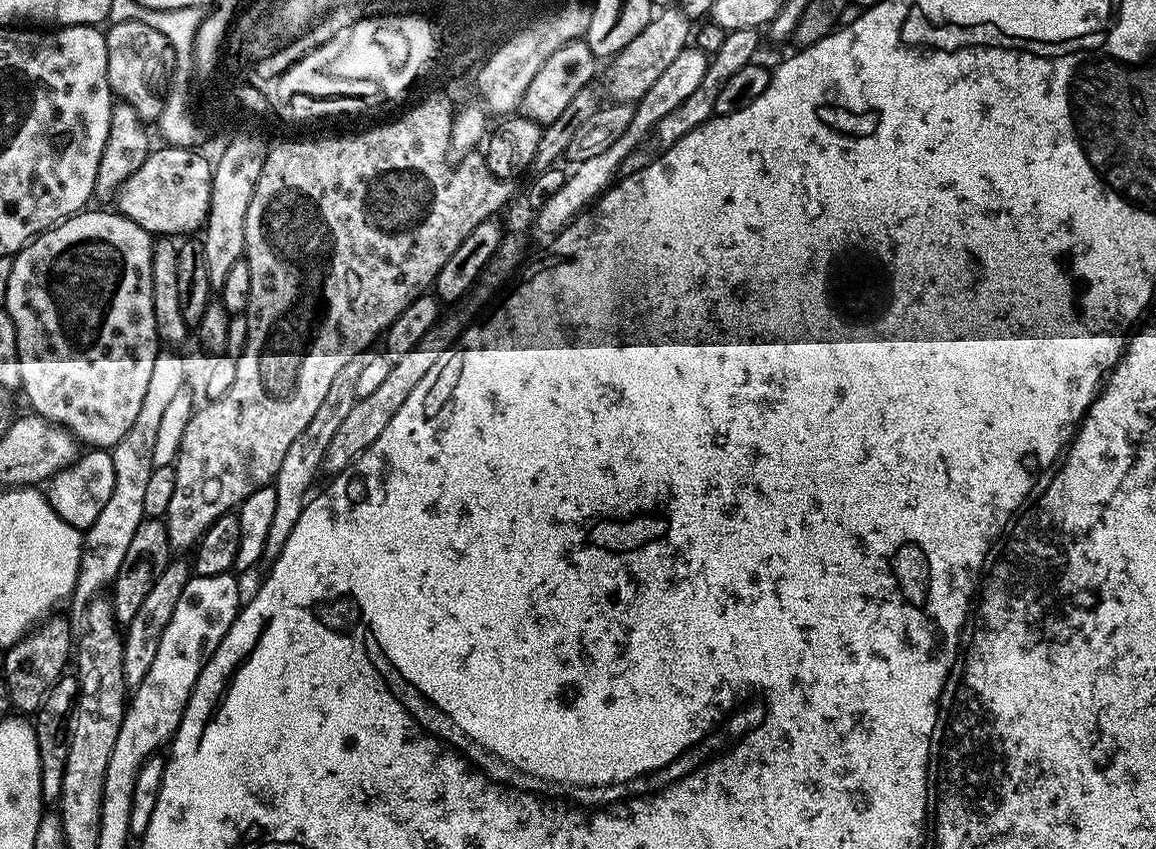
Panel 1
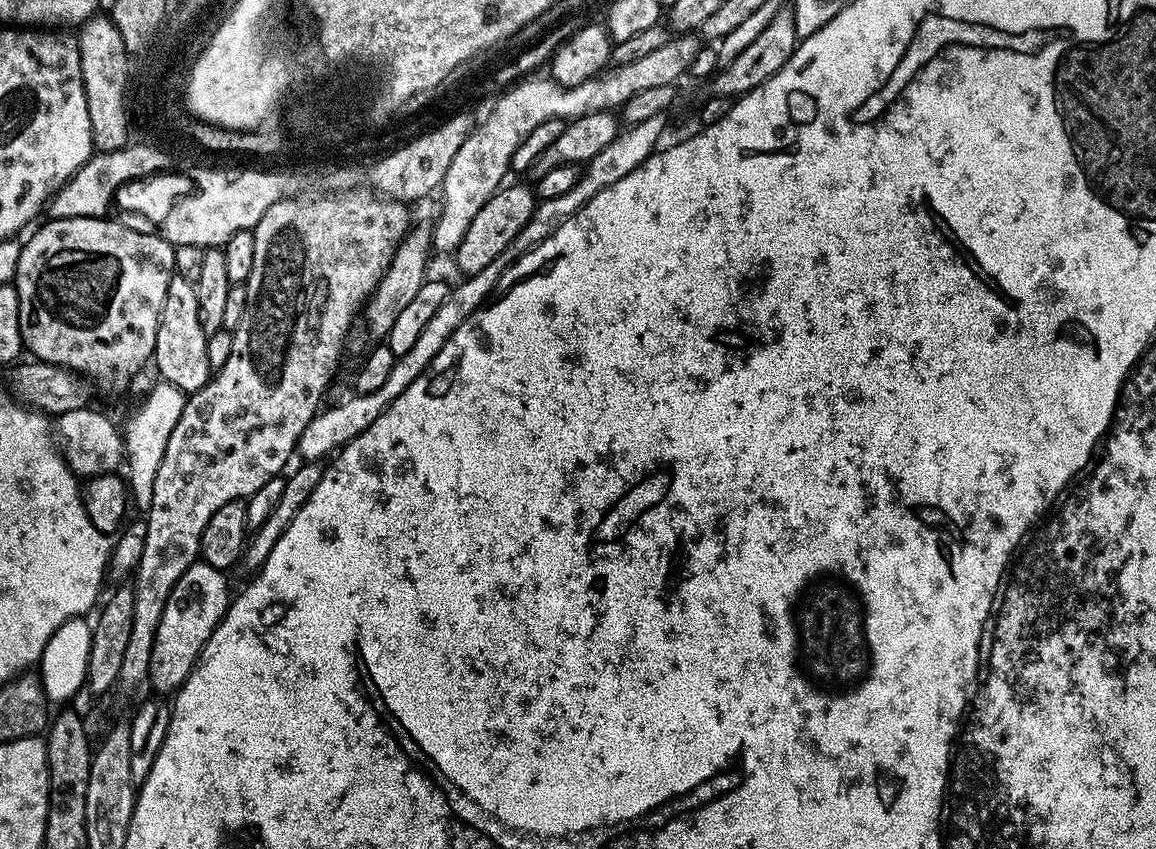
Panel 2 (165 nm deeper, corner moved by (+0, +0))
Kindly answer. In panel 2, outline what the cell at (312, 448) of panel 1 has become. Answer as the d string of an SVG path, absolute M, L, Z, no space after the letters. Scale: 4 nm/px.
M426 196L415 203L415 220L409 225L409 229L404 233L403 239L397 244L391 262L380 279L377 280L372 295L365 303L362 312L362 318L364 316L366 326L372 335L387 337L395 327L402 310L414 300L418 290L424 284L428 274L426 273L426 264L428 256L433 249L432 238L438 215L439 201L437 199Z

